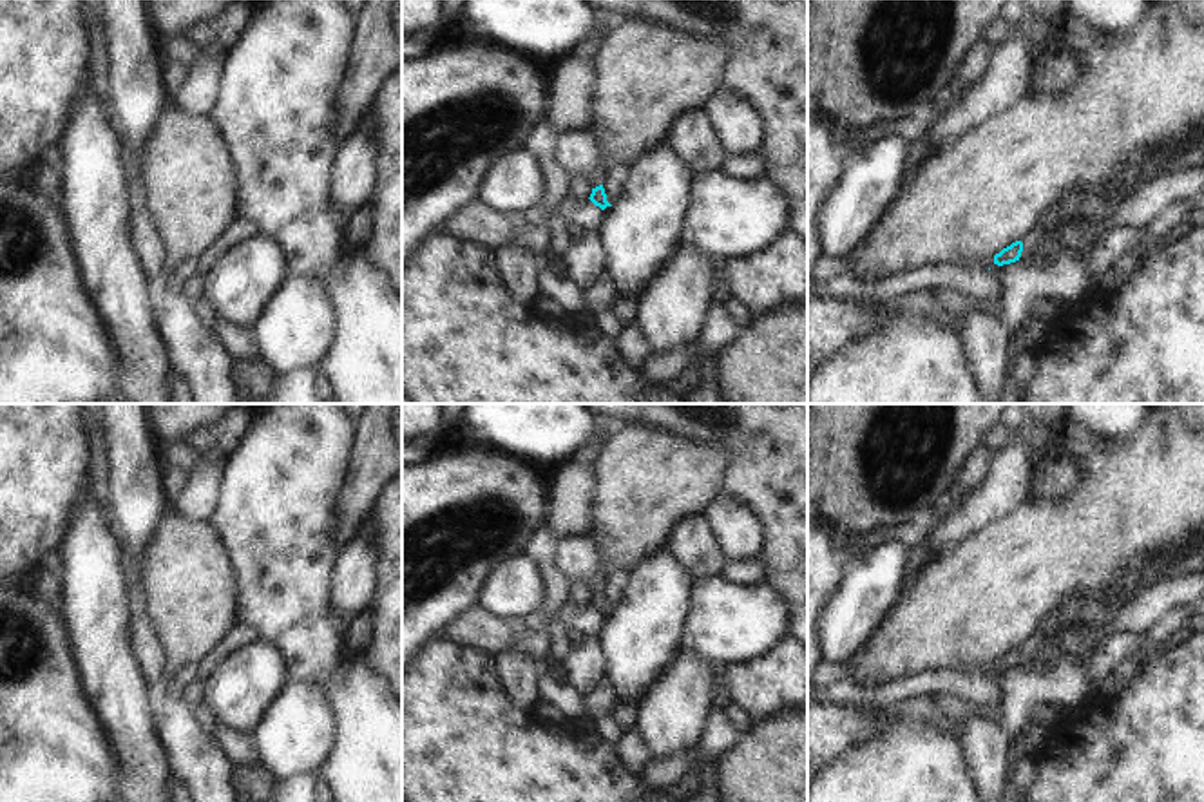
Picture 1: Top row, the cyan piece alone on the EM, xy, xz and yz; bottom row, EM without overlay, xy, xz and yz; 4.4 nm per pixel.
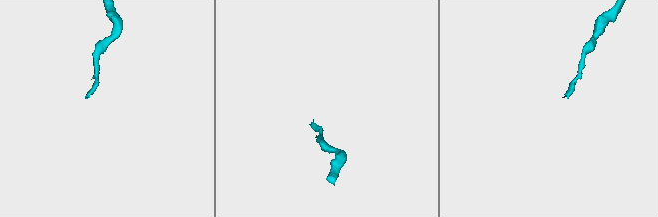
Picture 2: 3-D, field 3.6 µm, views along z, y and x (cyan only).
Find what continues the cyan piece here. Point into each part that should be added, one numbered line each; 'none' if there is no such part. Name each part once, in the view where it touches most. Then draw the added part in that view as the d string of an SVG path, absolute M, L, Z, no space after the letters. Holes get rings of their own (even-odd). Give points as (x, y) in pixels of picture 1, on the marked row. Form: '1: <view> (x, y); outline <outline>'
1: xz (574, 151); outline M558 130L552 136L549 154L563 167L570 176L583 176L592 188L603 183L599 168L599 152L592 134L583 130Z

